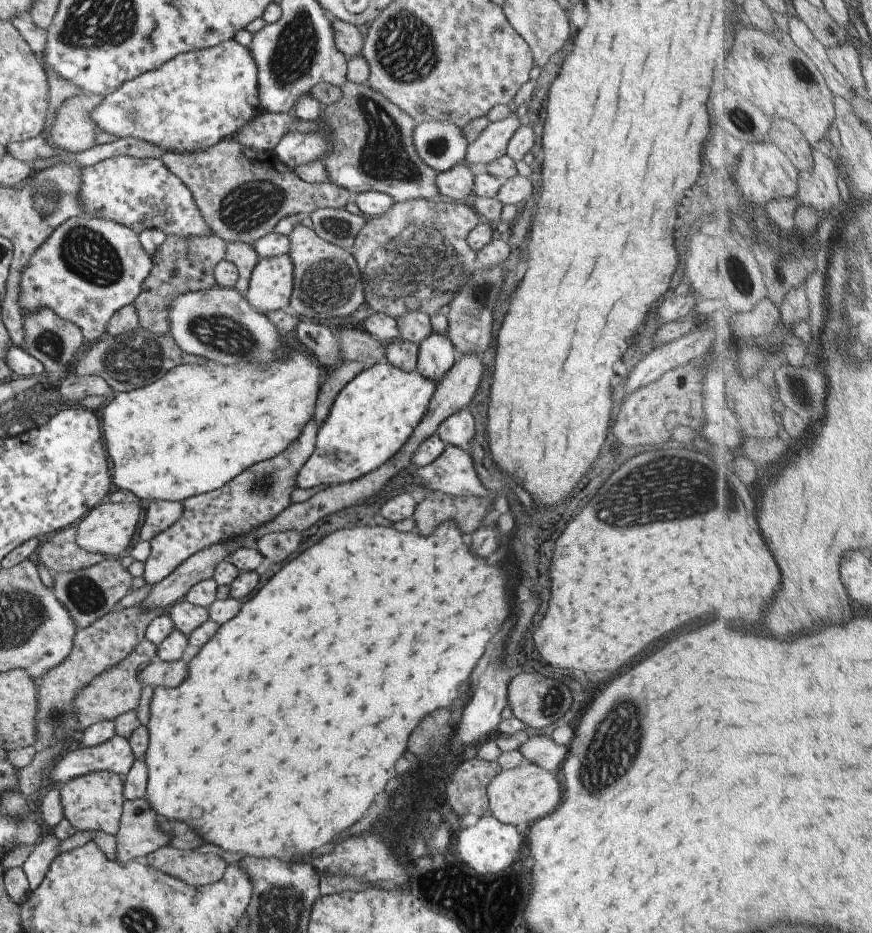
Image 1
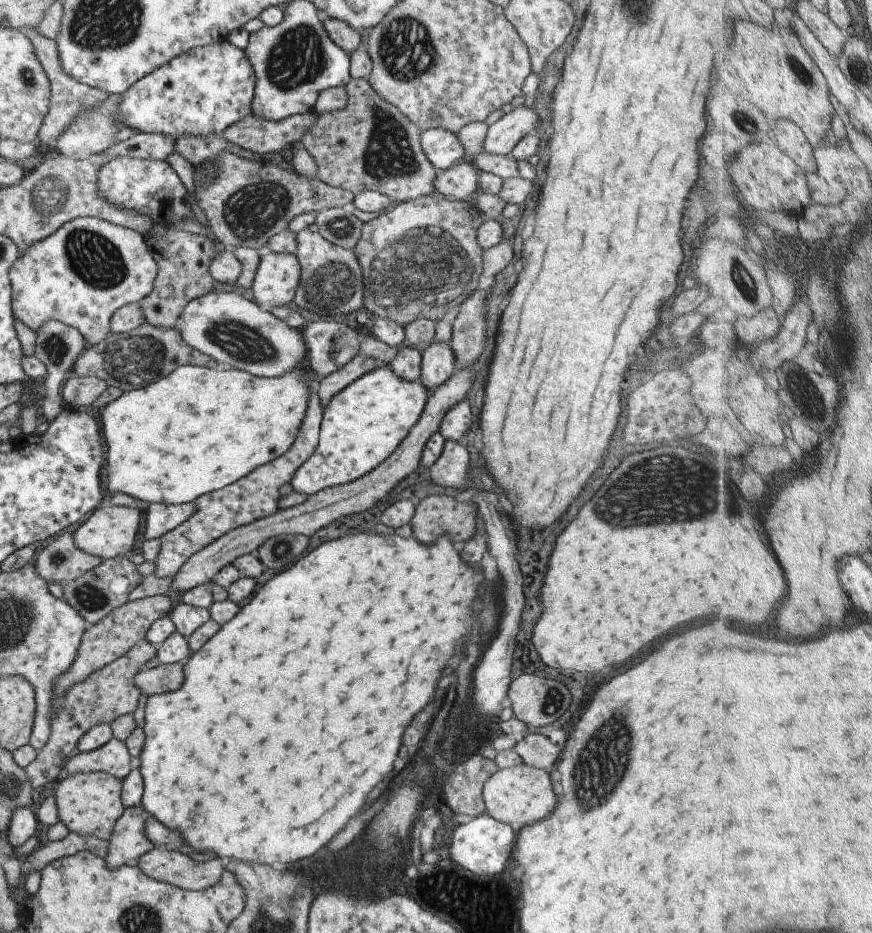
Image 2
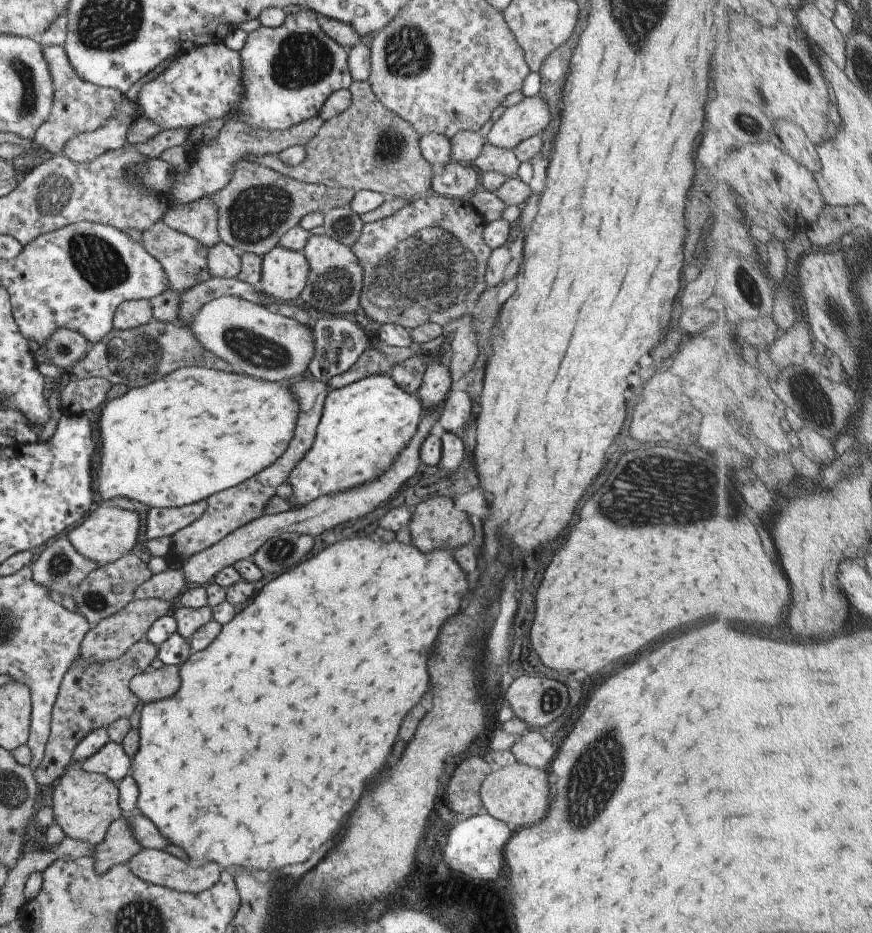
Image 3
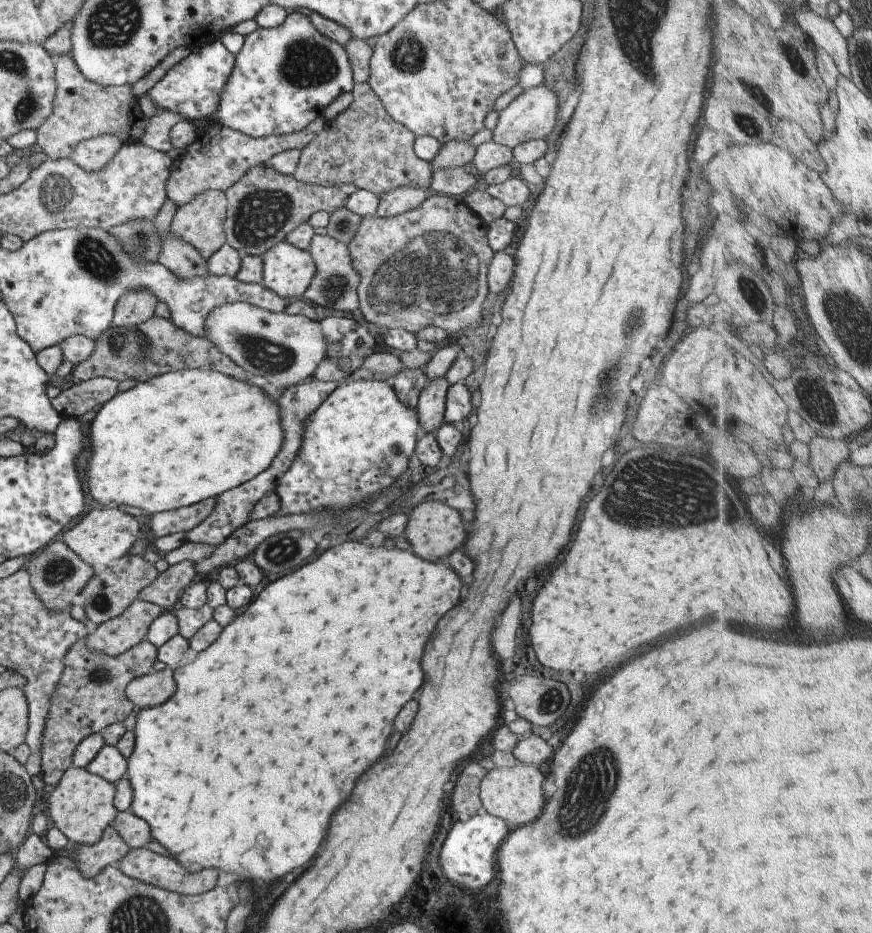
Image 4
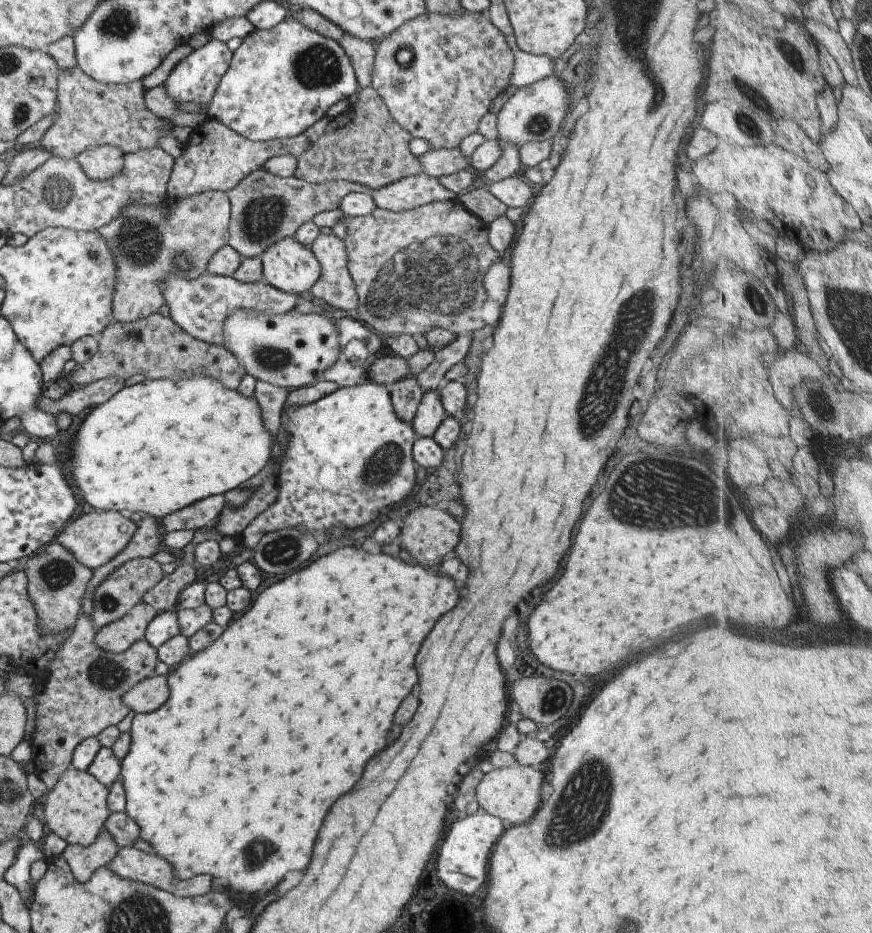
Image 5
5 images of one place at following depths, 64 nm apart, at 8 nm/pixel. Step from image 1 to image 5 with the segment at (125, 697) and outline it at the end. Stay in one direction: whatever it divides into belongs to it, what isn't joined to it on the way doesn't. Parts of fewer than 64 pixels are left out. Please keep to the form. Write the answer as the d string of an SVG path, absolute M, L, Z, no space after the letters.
M81 610L76 617L74 630L56 653L45 680L42 680L35 692L38 702L36 707L35 735L29 745L31 760L35 774L45 784L47 790L53 789L60 775L70 766L73 750L88 737L95 737L109 726L116 726L127 716L128 707L122 704L121 698L132 685L147 679L156 664L156 650L144 639L137 640L124 652L118 654L105 653L92 642L95 630L92 629L89 618Z

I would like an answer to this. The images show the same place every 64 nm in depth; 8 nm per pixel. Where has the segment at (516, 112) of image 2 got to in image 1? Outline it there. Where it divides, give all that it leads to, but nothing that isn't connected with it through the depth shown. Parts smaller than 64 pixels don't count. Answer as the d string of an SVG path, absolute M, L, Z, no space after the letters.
M510 113L503 120L491 122L471 143L467 144L461 162L474 172L483 171L483 167L488 163L493 163L505 155L509 138L524 121L525 117L519 120Z

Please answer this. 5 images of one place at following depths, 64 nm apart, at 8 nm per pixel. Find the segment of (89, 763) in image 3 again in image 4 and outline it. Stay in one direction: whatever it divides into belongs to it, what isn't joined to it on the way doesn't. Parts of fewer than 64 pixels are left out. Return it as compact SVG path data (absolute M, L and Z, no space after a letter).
M104 745L84 770L115 784L125 776L126 765L126 759L117 751L116 746Z

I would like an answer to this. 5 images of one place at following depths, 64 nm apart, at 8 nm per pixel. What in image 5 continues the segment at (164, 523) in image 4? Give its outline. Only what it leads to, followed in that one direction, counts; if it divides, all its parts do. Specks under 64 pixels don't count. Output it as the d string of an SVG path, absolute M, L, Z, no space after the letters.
M212 495L159 519L162 534L181 530L201 530L217 516L223 508L222 495Z

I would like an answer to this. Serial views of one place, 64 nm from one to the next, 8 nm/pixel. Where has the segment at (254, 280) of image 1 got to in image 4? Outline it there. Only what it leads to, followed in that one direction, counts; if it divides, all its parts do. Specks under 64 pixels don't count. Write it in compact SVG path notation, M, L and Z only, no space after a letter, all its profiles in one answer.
M282 241L269 248L260 258L262 283L279 299L291 302L303 295L314 274L314 265L307 251L298 250Z

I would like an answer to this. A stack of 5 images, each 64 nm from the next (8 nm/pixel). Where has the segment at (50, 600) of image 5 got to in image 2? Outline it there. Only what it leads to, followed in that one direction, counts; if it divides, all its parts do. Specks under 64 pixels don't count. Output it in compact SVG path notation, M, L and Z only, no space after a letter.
M67 531L59 533L55 538L53 538L53 540L51 540L51 542L49 542L49 544L39 552L39 554L36 554L34 560L34 570L40 578L43 578L45 582L48 580L55 581L61 586L64 586L64 584L71 579L75 579L81 574L92 570L102 562L101 558L78 550L73 543L72 533Z

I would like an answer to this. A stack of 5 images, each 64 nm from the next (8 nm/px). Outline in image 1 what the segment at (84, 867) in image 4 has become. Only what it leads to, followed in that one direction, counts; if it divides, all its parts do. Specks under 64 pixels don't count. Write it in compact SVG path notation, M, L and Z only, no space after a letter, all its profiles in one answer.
M145 795L124 800L118 830L114 835L119 865L132 859L140 861L172 840L172 834L161 831L158 822L159 818Z

